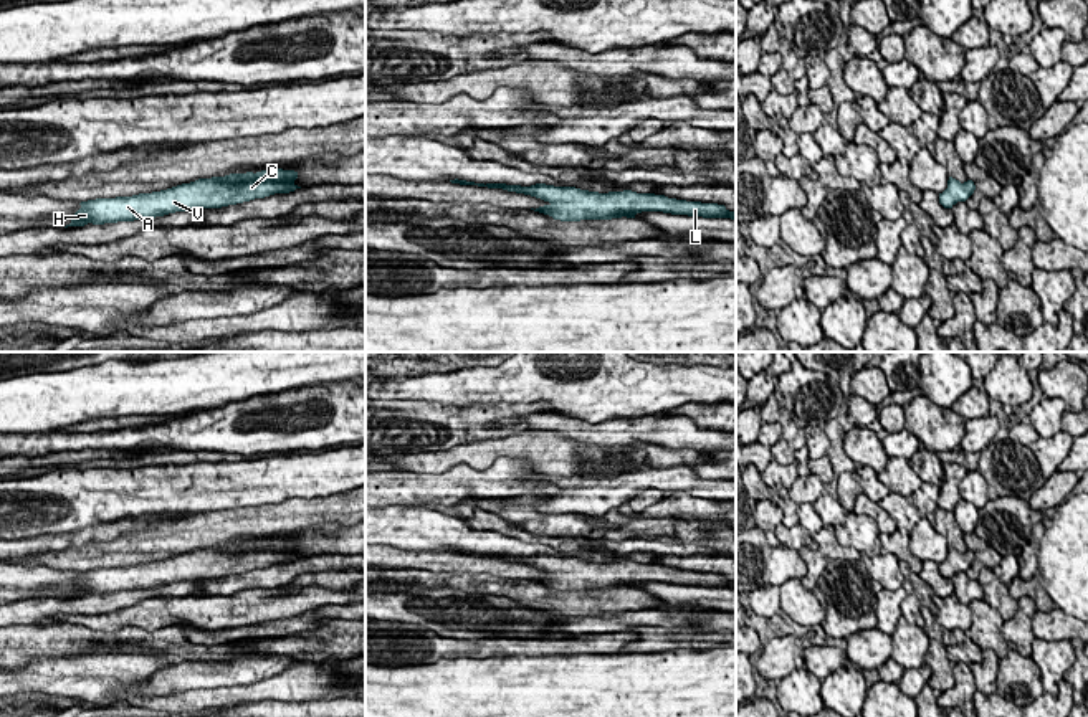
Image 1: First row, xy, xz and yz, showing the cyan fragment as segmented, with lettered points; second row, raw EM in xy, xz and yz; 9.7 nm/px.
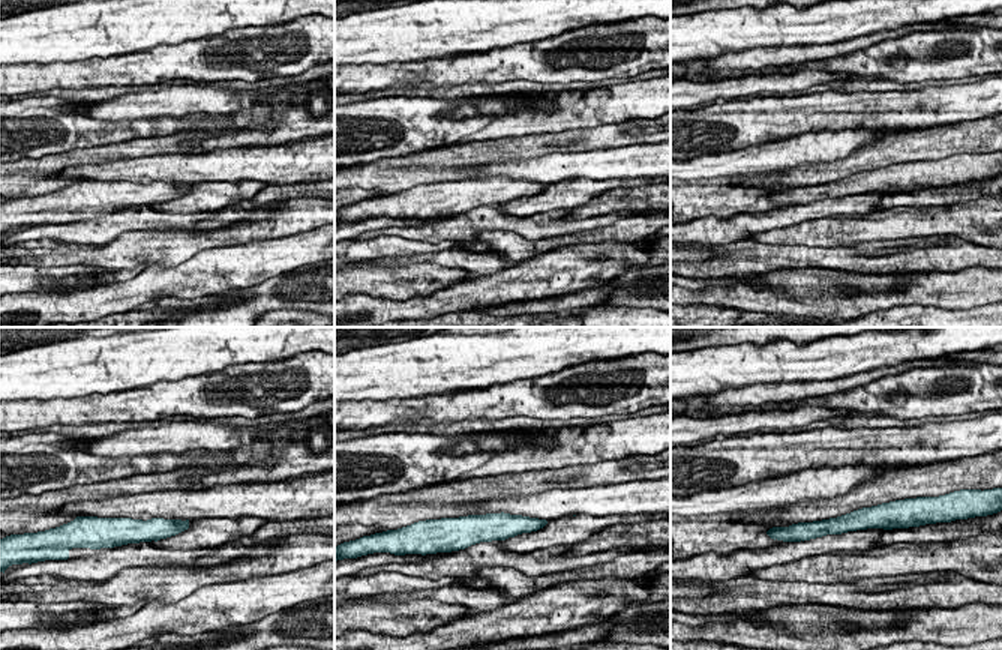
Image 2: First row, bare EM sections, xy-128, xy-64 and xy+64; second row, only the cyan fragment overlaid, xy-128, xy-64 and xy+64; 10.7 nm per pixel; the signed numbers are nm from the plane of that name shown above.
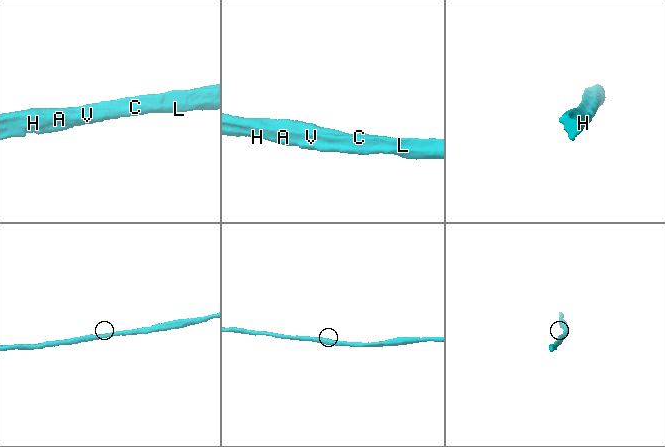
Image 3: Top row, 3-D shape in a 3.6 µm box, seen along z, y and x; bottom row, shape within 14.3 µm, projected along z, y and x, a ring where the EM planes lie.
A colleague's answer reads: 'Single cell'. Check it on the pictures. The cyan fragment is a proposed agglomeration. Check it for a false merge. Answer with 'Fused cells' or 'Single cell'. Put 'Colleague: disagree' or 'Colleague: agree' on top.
Colleague: agree
Single cell

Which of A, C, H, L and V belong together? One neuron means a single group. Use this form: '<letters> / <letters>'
A C H L V

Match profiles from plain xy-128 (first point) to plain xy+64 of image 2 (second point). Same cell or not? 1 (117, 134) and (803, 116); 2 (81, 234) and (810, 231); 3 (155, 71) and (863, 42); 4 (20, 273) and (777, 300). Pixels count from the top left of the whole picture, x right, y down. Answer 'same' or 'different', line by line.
1: same
2: same
3: different
4: same

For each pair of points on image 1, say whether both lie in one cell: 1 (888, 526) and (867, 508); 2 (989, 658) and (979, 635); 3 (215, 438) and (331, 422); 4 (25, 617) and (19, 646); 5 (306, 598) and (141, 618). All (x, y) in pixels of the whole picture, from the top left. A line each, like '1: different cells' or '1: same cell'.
1: same cell
2: different cells
3: same cell
4: different cells
5: same cell

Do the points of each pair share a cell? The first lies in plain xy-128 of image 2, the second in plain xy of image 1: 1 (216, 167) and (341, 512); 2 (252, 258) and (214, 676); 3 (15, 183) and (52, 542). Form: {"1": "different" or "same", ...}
{"1": "different", "2": "same", "3": "different"}

